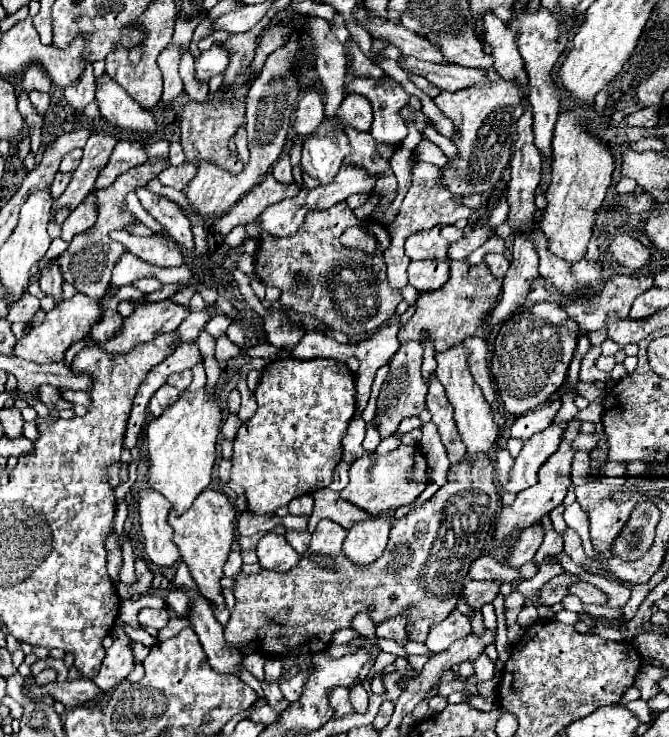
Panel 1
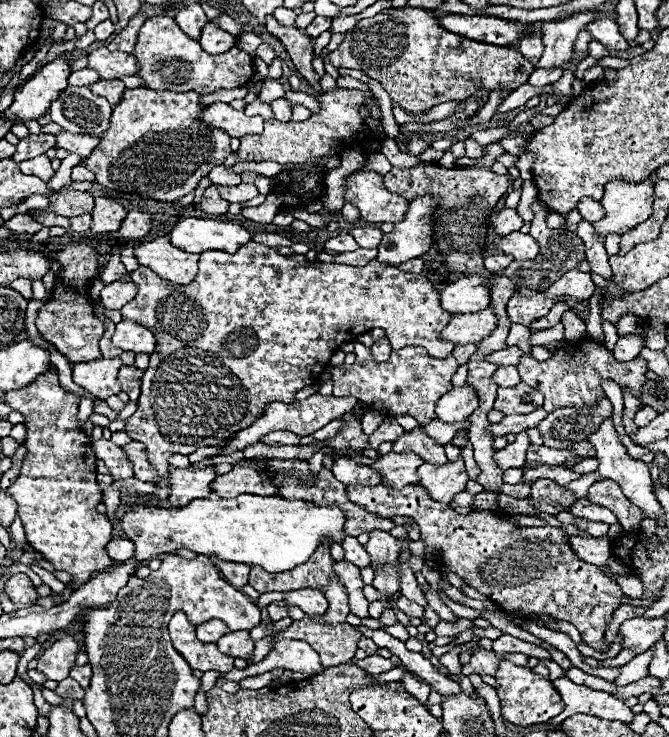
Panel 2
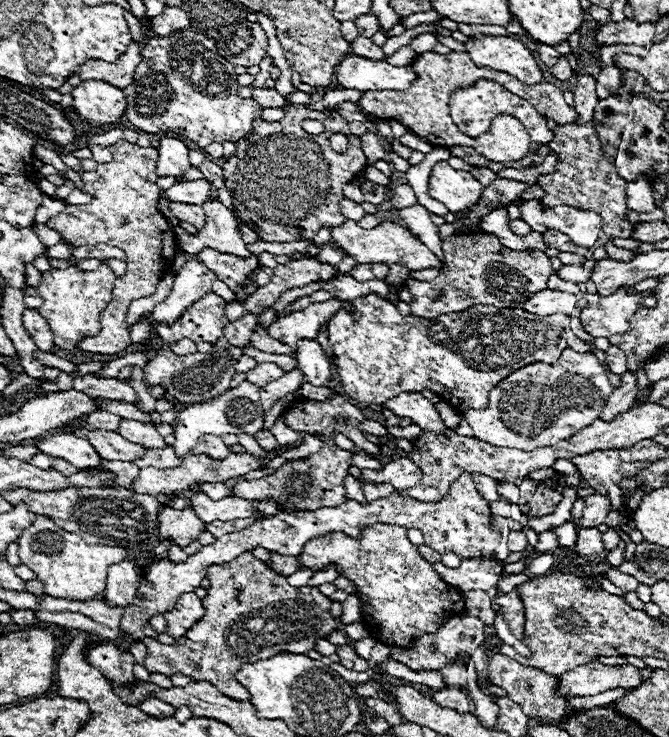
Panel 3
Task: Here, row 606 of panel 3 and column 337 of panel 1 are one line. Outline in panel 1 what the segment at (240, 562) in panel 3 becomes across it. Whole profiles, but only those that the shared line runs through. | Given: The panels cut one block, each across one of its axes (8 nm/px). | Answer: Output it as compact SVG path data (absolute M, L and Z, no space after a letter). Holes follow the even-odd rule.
M340 202L328 210L308 212L294 236L276 238L264 232L258 238L258 250L254 254L254 274L266 286L278 286L282 290L280 304L300 314L310 314L350 338L362 338L388 324L396 314L396 306L402 302L402 292L388 284L384 272L384 248L388 244L390 236L384 224L356 218L350 206ZM352 226L364 226L376 238L376 252L344 248L340 236L344 228Z

